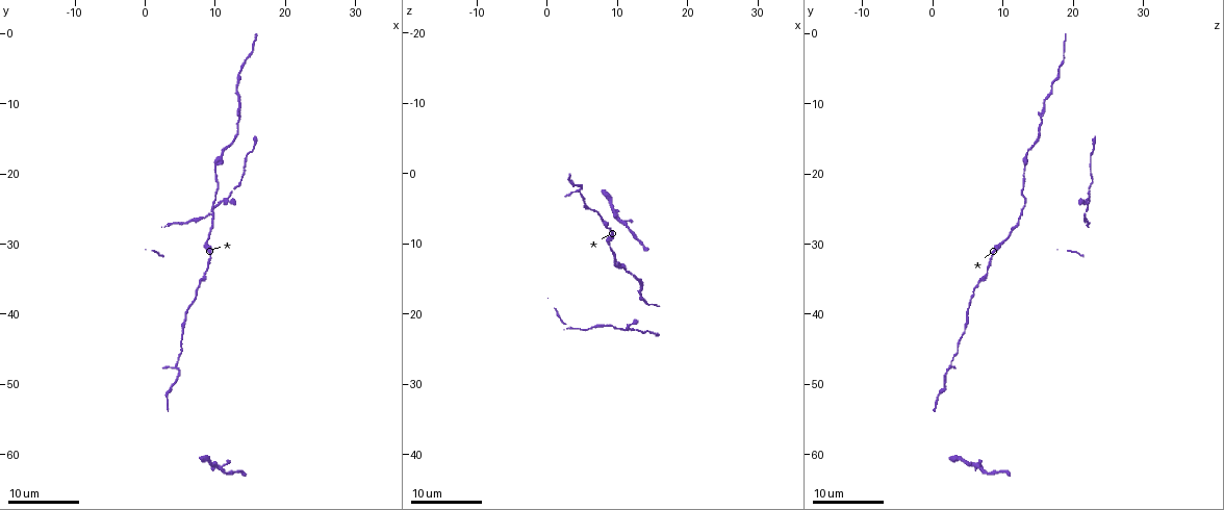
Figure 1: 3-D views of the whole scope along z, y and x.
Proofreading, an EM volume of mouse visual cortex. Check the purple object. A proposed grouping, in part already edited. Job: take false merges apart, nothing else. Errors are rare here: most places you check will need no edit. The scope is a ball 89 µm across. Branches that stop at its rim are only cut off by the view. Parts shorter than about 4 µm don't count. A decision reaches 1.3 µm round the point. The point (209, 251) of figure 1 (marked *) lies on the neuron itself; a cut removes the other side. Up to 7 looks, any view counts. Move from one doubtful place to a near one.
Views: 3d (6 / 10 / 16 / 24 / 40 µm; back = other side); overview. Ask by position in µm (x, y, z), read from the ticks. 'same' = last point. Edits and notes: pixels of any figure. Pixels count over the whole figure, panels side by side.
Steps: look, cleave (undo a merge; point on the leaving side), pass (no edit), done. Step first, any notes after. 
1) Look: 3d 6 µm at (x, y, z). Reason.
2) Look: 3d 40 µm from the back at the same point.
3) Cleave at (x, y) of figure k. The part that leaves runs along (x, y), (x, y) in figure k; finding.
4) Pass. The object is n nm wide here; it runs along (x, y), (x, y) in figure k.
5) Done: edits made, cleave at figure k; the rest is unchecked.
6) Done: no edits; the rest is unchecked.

Look: 3d 6 µm at (10.0, 19.0, 13.0). Sudden change in width.

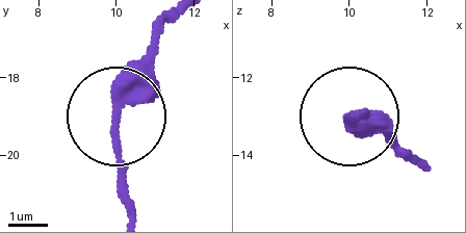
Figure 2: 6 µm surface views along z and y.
Look: 3d 6 µm from the back at the same point. Other side.

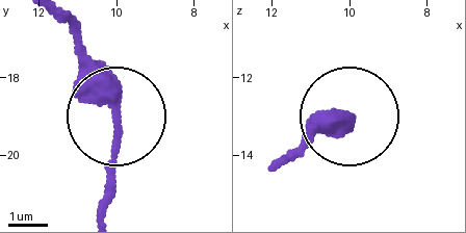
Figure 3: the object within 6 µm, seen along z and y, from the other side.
Pass. The object is 220 nm wide here; it runs along (107, 213), (117, 94), (77, 28) in figure 3; continuous, no second neuron.

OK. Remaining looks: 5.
Look: 3d 10 µm at (12.0, 22.5, 22.5). Thick turns thin.

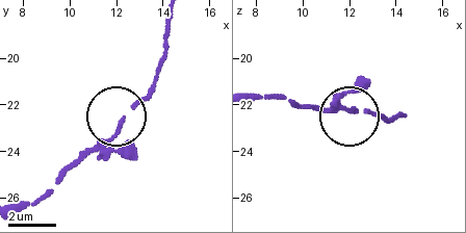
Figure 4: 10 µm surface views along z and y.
Pass. Continuous, no second neuron.

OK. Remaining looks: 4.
Look: 3d 16 µm at (13.0, 10.0, 16.0). Sudden change in width.

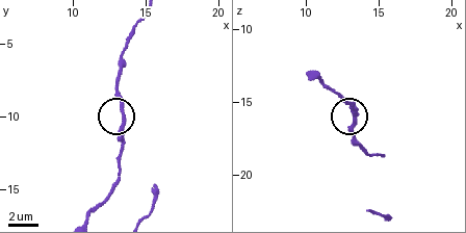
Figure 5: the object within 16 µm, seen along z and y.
Pass. It runs along (91, 212), (106, 198), (117, 176), (121, 101), (117, 72) in figure 5; one neuron here.

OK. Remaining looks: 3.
Look: 3d 10 µm at (4.5, 47.5, 2.5). Side arm on a straight run.

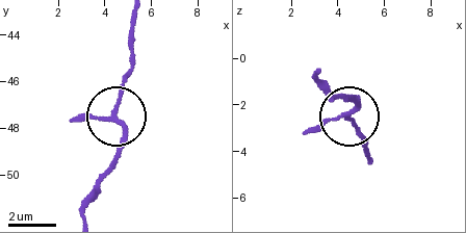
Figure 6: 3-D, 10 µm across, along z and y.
Pass. 3 arms meet here; it runs along (134, 18), (112, 171) in figure 6; continuous, no second neuron.

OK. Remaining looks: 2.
Done: no edits; the rest is unchecked.

